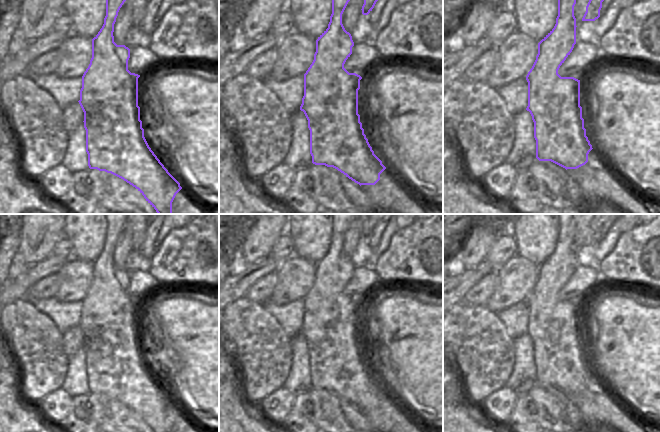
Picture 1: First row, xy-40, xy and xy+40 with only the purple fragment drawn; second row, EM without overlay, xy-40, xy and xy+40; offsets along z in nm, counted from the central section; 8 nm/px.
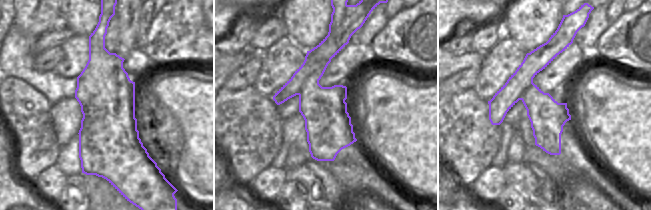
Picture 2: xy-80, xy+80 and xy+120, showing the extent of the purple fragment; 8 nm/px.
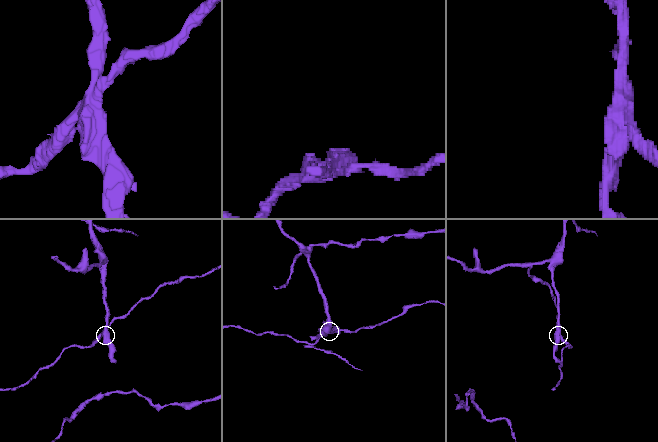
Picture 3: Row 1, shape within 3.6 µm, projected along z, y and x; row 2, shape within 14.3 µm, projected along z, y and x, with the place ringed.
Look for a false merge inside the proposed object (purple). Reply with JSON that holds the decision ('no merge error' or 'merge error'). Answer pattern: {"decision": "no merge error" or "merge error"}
{"decision": "merge error"}

